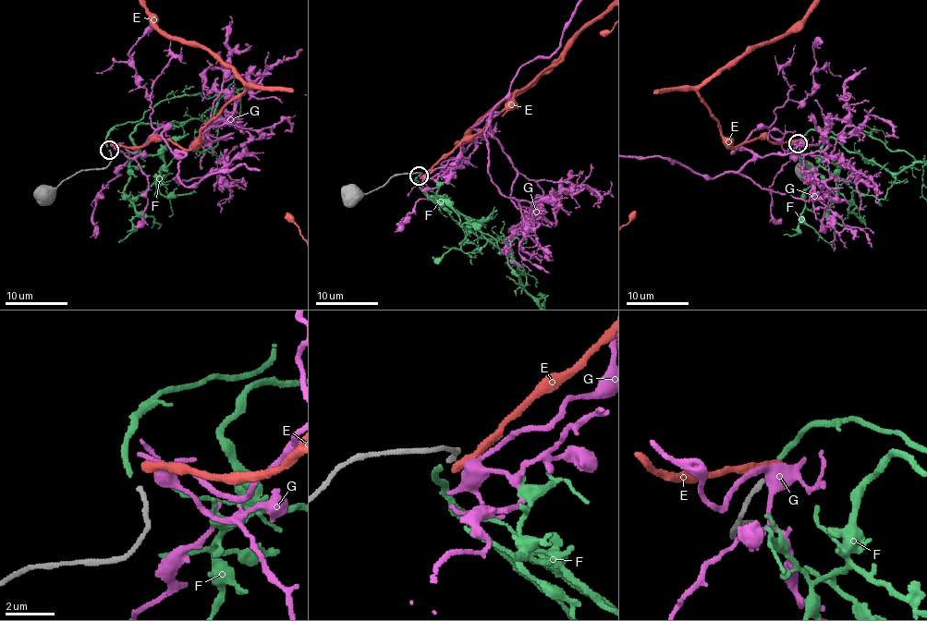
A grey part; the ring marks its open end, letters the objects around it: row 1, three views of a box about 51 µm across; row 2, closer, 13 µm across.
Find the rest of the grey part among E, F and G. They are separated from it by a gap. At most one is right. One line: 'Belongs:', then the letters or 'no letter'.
Belongs: F

